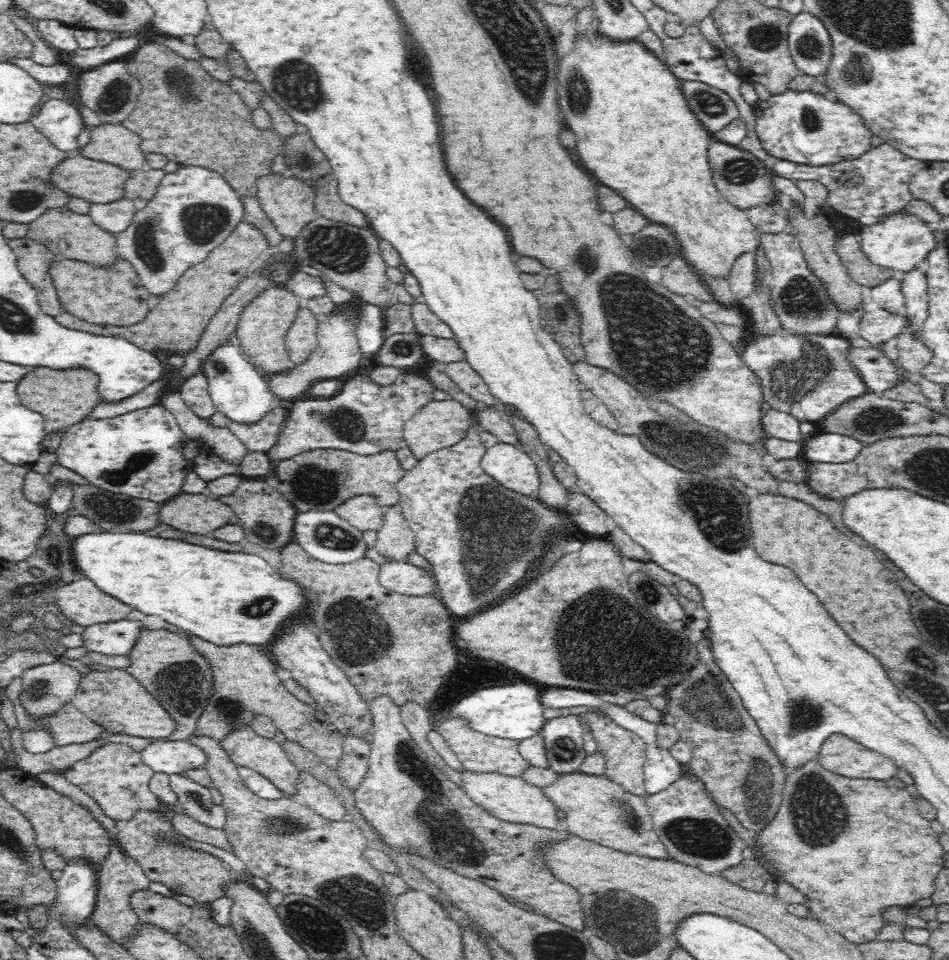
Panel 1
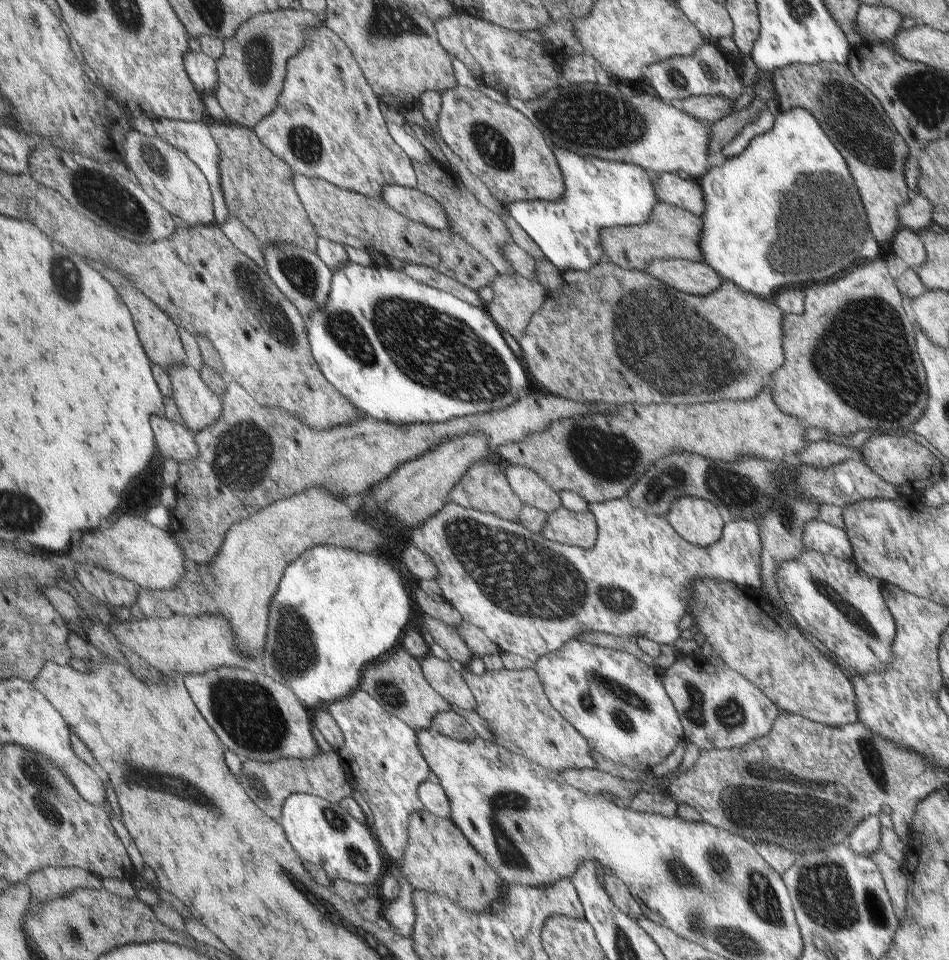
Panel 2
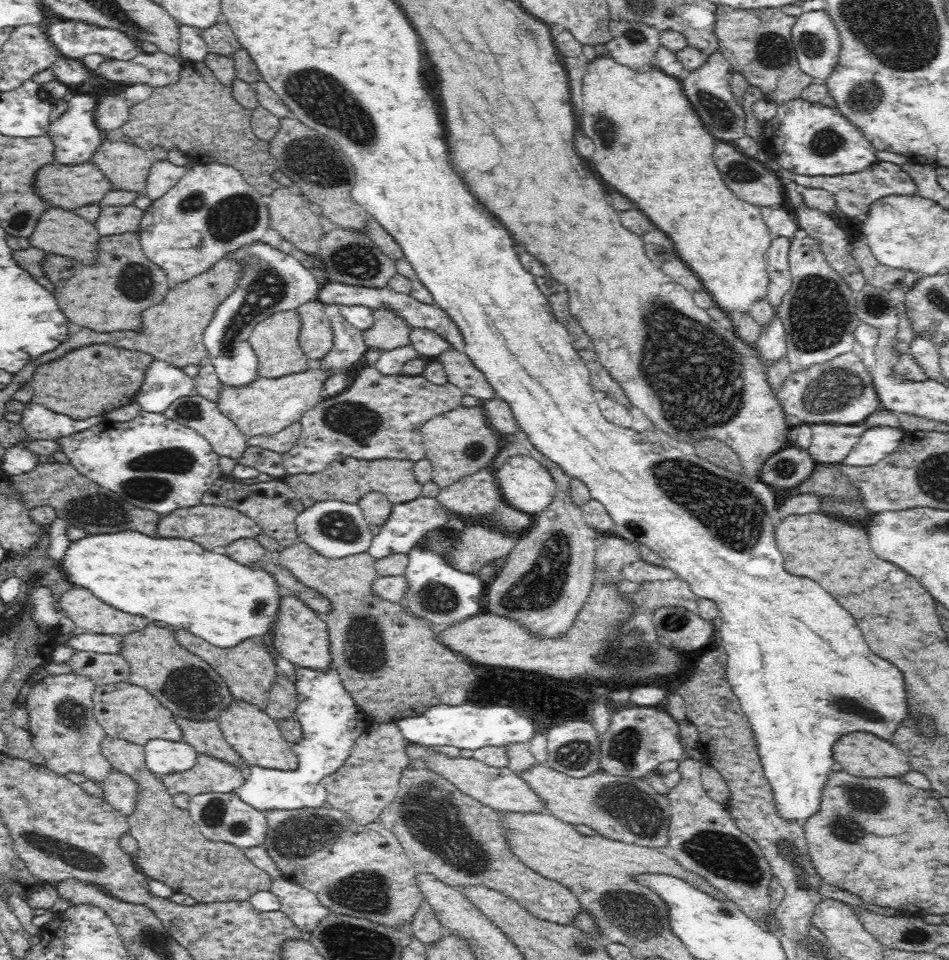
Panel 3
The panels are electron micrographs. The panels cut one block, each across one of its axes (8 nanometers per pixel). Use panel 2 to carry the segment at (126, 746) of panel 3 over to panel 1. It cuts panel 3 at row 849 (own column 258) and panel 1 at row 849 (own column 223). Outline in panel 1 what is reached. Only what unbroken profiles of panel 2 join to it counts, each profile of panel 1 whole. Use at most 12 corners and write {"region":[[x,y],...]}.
{"region":[[170,814],[116,822],[118,846],[152,882],[198,904],[238,874],[222,858],[156,844]]}

